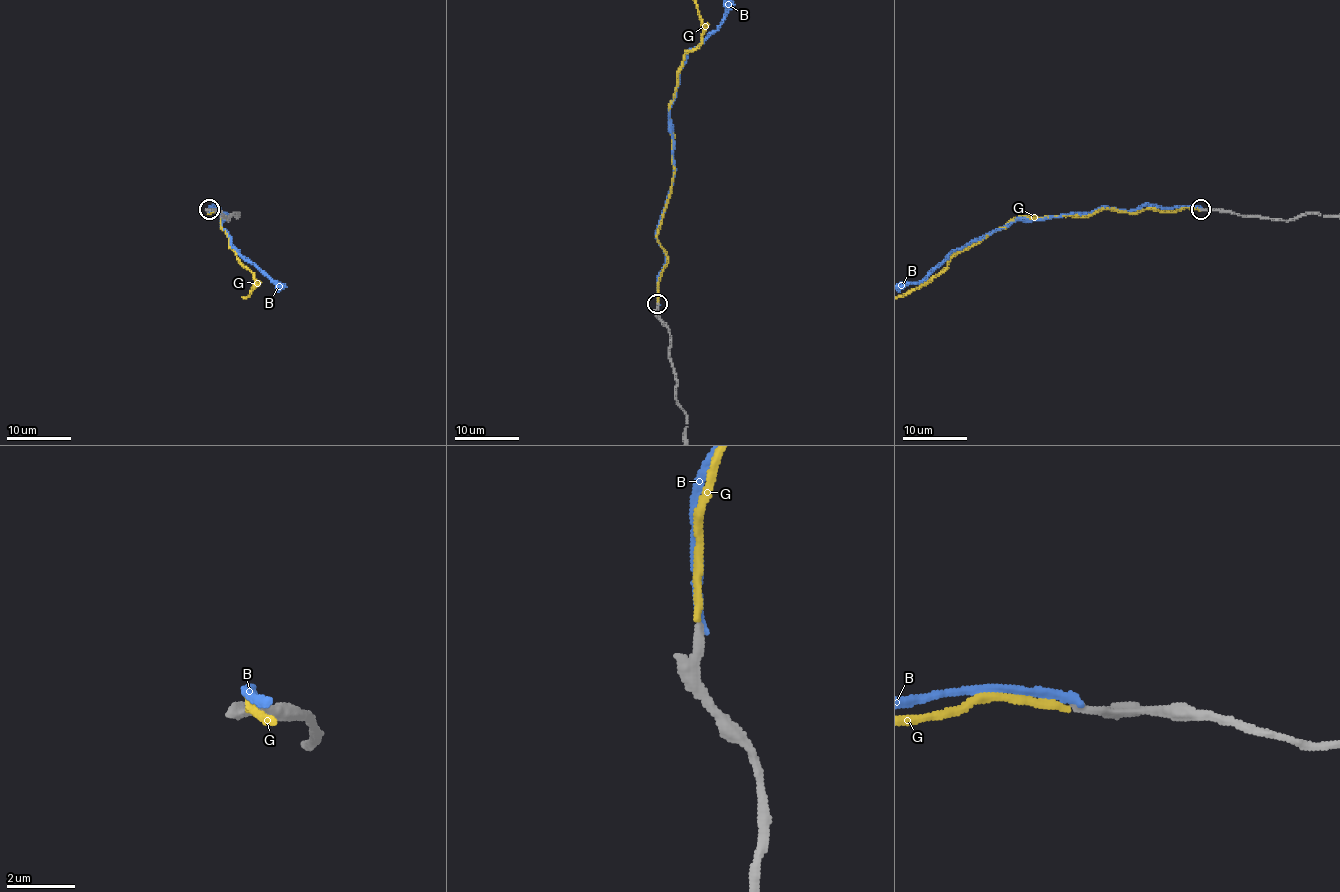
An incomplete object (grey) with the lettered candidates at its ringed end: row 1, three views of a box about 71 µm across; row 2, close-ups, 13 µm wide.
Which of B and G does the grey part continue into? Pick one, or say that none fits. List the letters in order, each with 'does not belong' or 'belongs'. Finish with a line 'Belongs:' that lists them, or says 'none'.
B: does not belong
G: belongs
Belongs: G

